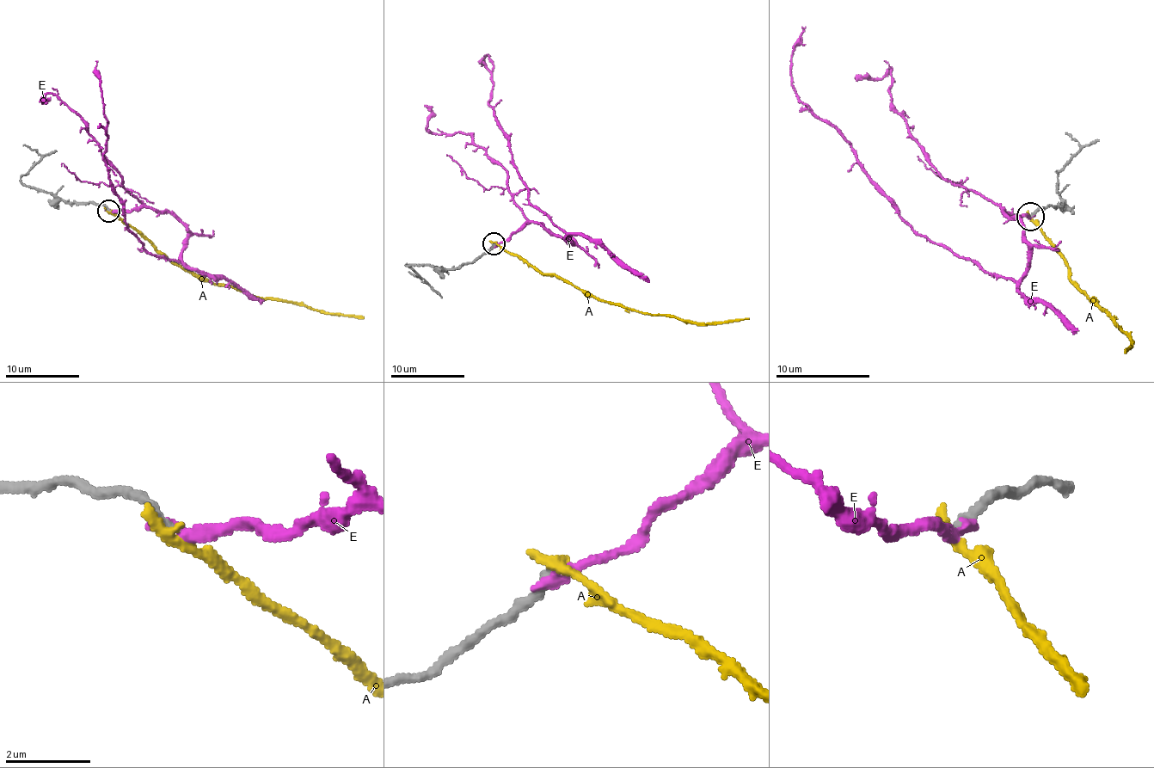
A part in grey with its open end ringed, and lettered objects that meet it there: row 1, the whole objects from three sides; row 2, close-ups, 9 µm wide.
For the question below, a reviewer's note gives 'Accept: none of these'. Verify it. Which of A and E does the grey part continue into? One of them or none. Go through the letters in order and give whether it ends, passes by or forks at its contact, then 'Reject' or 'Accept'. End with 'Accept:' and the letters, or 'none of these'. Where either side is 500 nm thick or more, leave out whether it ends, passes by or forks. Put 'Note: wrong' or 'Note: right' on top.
Note: right
A: It ends there. Reject
E: It ends there. Reject
Accept: none of these

